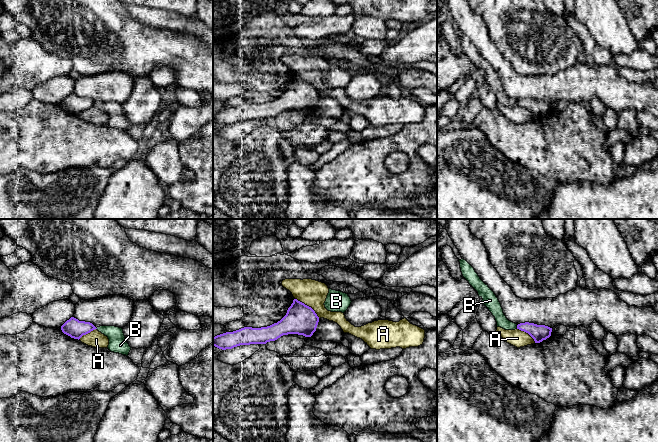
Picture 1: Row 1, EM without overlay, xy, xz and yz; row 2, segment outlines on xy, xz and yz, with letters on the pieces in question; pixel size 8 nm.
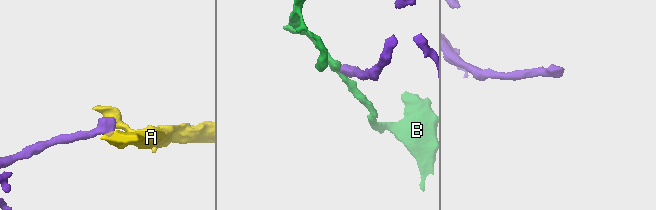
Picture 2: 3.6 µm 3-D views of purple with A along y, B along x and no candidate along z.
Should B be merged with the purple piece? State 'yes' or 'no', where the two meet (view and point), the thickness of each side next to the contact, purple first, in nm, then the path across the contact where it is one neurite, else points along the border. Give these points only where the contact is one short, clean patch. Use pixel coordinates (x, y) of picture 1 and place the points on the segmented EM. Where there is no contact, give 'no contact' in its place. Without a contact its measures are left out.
no | yz (517, 327) | 130/110 nm | along yz (516, 325), (517, 328)

